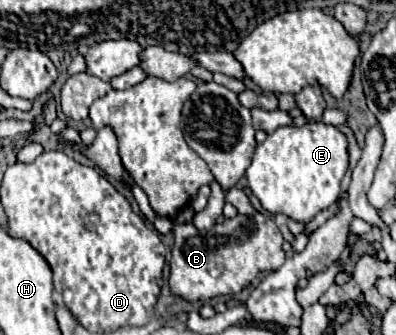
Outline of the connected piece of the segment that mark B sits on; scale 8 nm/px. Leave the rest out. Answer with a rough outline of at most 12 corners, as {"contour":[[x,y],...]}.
{"contour":[[262,213],[172,227],[170,293],[234,295],[284,263]]}

